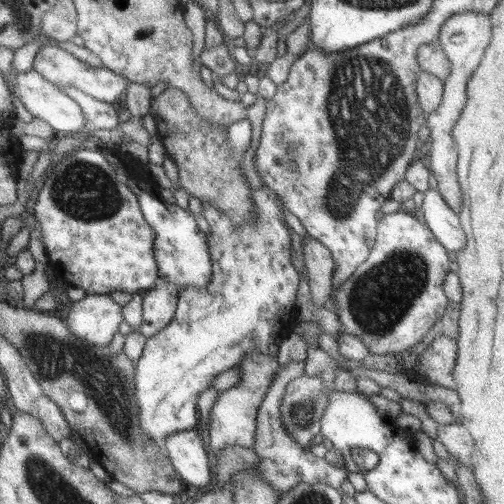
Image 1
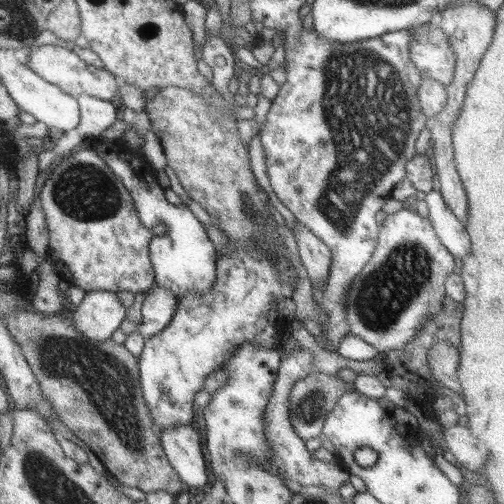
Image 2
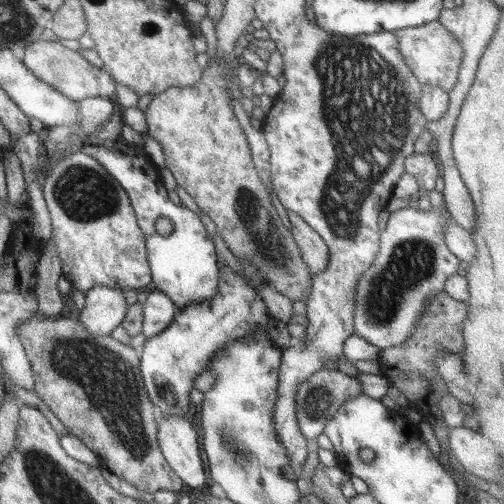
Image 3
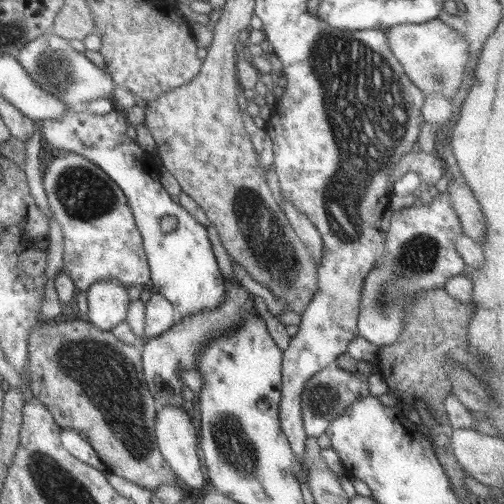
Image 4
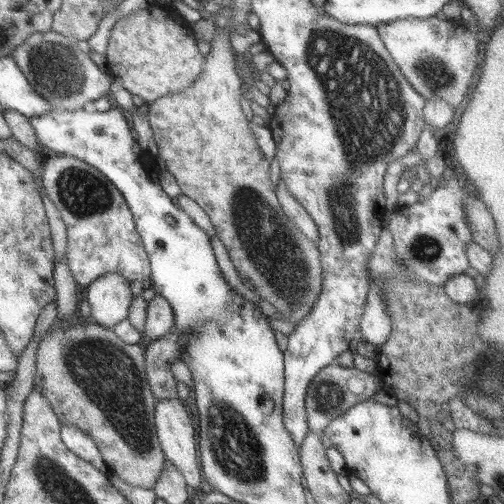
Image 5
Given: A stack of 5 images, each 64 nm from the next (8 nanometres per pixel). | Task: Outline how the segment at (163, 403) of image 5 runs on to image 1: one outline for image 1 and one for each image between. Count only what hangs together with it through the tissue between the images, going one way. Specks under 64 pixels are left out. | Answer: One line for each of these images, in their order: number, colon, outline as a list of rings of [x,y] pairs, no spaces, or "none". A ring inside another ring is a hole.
1: [[[195,430],[175,432],[163,440],[165,458],[171,460],[171,468],[185,484],[185,488],[199,488],[209,484],[209,464],[203,450],[203,440]]]
2: [[[177,424],[173,428],[163,428],[163,432],[157,436],[169,466],[179,480],[187,484],[191,492],[201,490],[203,484],[207,484],[207,472],[201,456],[199,434],[189,424]]]
3: [[[161,416],[157,426],[157,444],[171,472],[191,488],[205,486],[205,472],[197,448],[197,432],[187,418]]]
4: [[[161,406],[157,410],[155,416],[155,440],[157,440],[157,448],[161,450],[161,456],[165,460],[165,464],[169,466],[169,470],[177,476],[177,480],[181,480],[183,484],[187,484],[191,490],[193,488],[201,488],[205,484],[205,474],[197,456],[197,436],[195,436],[195,426],[191,422],[191,418],[183,412],[183,408],[173,408],[173,406]]]

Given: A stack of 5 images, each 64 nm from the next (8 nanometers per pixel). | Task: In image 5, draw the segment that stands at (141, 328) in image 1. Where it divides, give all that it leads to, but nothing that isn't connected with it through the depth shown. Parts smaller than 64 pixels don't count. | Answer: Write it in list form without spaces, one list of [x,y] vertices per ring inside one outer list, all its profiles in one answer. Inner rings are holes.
[[[155,294],[147,304],[147,320],[145,320],[145,328],[143,328],[143,340],[149,340],[149,342],[161,340],[161,338],[165,338],[165,334],[169,334],[171,328],[175,328],[173,310],[163,296]]]

